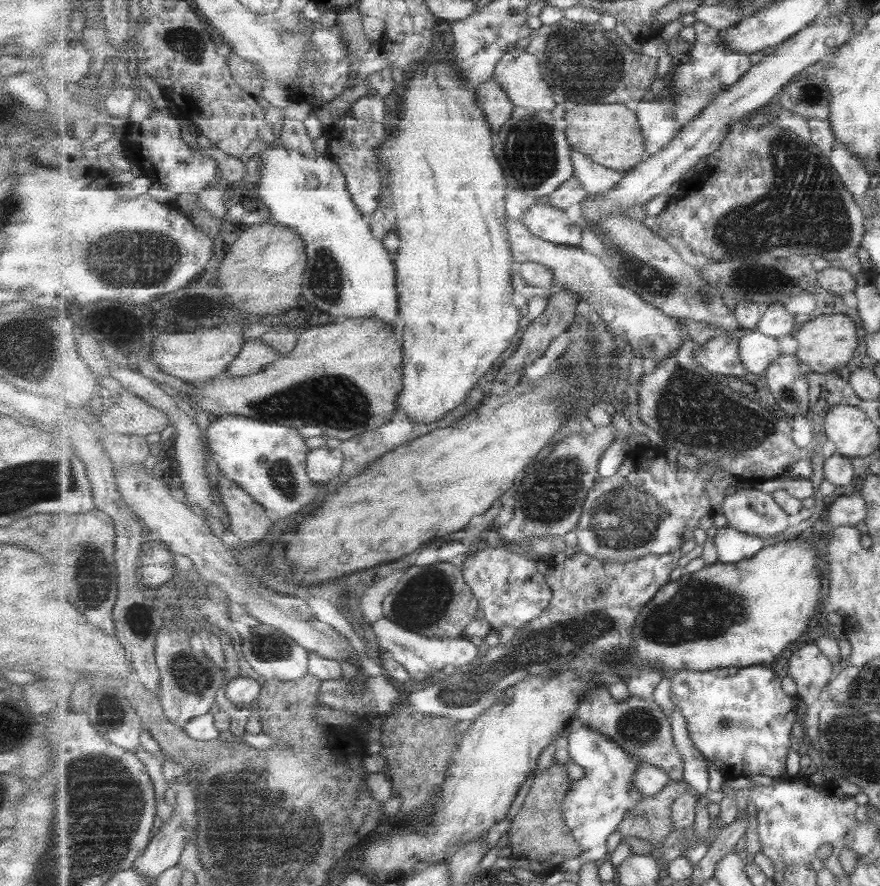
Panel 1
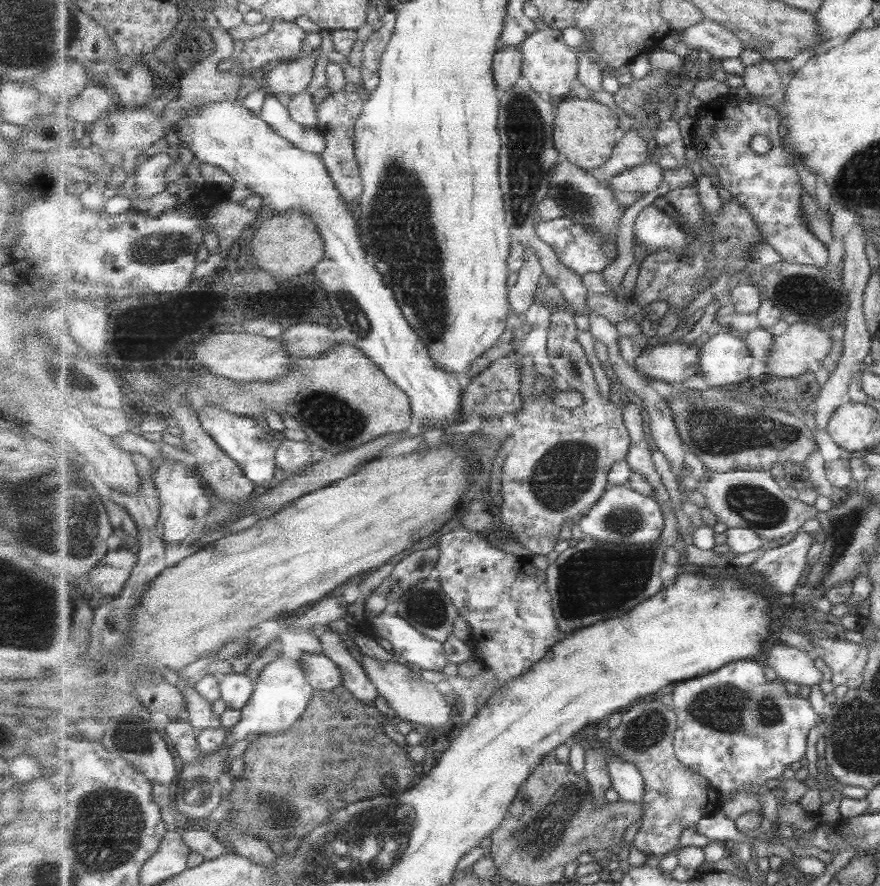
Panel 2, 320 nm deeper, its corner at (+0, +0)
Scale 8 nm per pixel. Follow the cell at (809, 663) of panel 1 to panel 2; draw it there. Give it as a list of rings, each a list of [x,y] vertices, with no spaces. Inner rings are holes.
[[[785,643],[773,645],[766,656],[765,665],[771,667],[781,681],[793,682],[805,691],[823,680],[820,665],[807,651]]]

